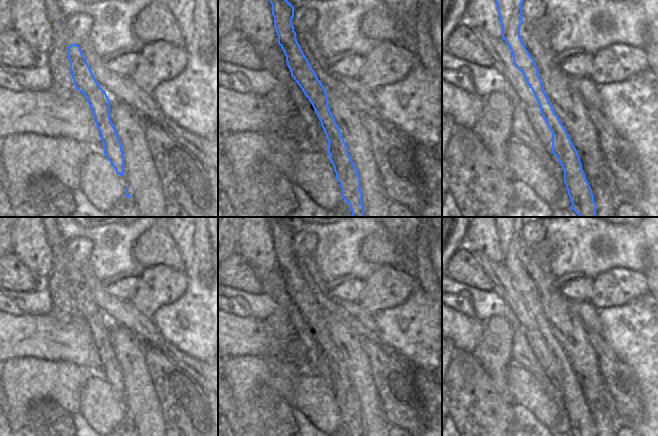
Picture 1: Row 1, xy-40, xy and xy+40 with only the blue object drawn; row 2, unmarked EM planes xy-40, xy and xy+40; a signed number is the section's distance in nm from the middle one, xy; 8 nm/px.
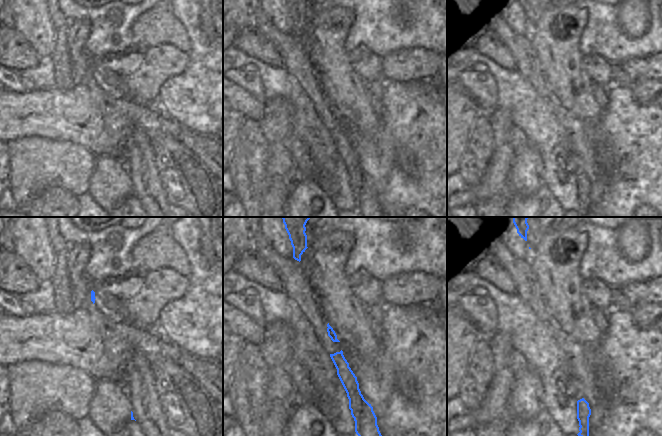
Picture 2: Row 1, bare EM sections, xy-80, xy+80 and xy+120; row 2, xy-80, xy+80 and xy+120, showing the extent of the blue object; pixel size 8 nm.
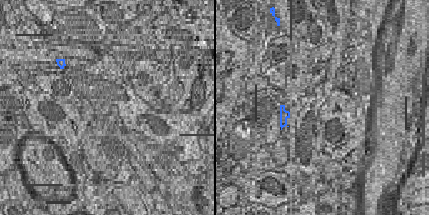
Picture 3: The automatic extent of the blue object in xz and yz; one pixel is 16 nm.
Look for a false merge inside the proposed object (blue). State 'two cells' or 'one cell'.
two cells

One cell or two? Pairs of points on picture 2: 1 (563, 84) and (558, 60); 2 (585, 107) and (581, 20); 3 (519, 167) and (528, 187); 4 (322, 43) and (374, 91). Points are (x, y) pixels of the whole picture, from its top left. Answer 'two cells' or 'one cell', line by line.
1: one cell
2: one cell
3: one cell
4: two cells

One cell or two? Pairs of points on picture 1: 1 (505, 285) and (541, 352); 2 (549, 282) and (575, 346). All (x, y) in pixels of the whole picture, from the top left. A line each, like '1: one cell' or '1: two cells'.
1: one cell
2: one cell

